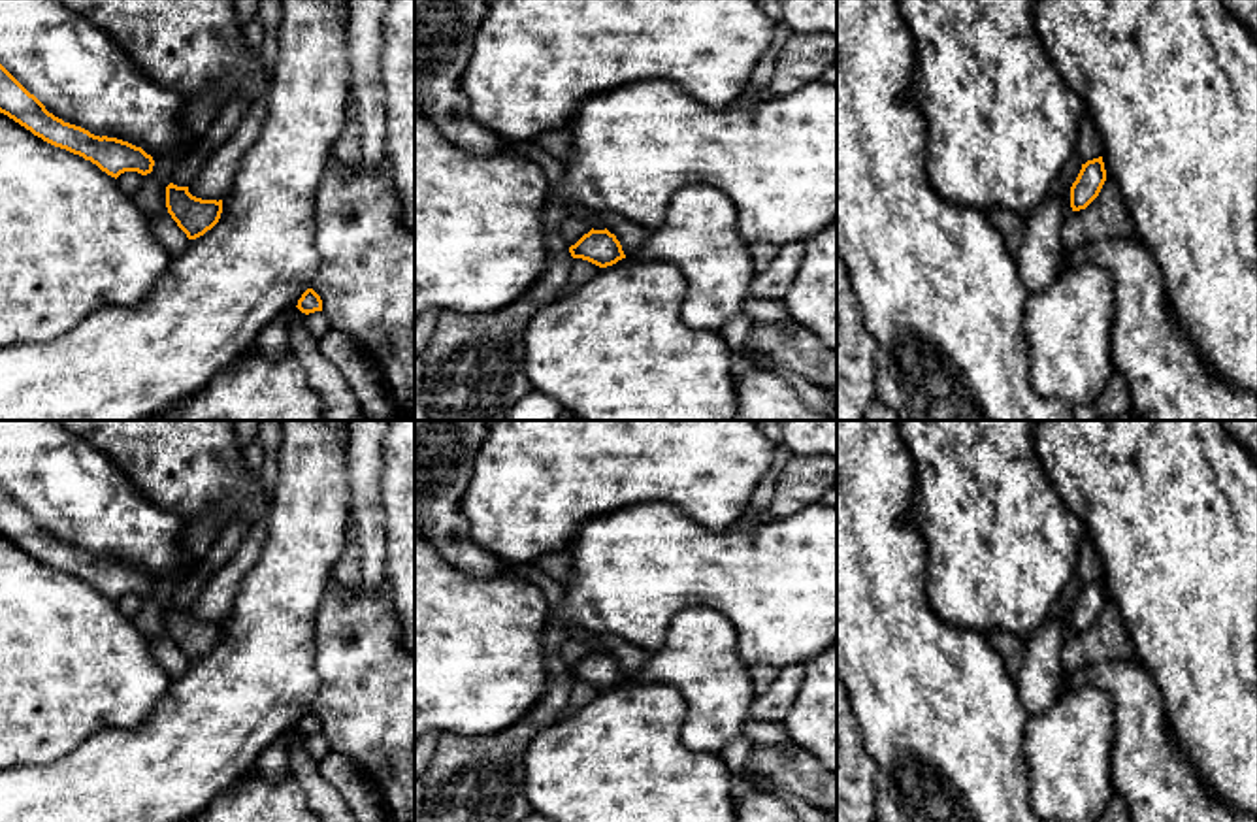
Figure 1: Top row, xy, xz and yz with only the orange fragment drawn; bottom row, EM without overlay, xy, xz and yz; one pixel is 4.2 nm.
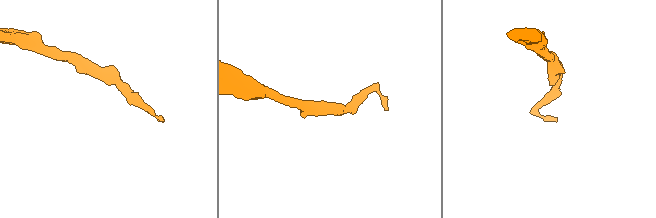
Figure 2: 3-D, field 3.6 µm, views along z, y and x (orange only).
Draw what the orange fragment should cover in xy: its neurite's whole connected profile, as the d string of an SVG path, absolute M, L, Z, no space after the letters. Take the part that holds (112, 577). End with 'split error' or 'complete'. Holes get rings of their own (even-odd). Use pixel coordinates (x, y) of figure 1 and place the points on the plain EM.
M2 486L0 535L8 537L43 564L90 583L115 601L124 594L138 594L141 598L153 594L155 583L141 569L117 560L100 560L81 549L64 545L49 535Z | complete

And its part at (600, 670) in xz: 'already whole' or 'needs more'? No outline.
already whole

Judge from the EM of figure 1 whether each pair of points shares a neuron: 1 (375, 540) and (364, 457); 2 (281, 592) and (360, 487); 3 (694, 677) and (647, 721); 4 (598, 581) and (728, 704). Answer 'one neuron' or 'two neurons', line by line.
1: one neuron
2: two neurons
3: two neurons
4: two neurons

